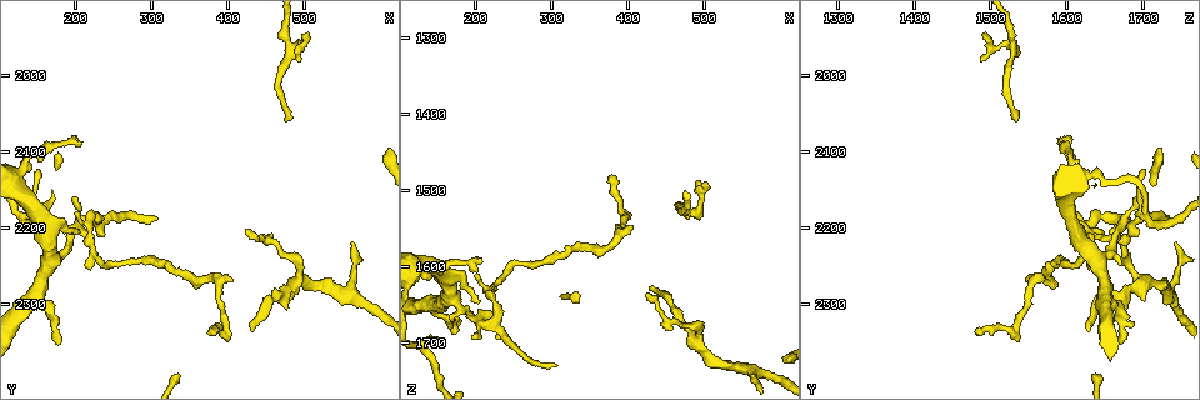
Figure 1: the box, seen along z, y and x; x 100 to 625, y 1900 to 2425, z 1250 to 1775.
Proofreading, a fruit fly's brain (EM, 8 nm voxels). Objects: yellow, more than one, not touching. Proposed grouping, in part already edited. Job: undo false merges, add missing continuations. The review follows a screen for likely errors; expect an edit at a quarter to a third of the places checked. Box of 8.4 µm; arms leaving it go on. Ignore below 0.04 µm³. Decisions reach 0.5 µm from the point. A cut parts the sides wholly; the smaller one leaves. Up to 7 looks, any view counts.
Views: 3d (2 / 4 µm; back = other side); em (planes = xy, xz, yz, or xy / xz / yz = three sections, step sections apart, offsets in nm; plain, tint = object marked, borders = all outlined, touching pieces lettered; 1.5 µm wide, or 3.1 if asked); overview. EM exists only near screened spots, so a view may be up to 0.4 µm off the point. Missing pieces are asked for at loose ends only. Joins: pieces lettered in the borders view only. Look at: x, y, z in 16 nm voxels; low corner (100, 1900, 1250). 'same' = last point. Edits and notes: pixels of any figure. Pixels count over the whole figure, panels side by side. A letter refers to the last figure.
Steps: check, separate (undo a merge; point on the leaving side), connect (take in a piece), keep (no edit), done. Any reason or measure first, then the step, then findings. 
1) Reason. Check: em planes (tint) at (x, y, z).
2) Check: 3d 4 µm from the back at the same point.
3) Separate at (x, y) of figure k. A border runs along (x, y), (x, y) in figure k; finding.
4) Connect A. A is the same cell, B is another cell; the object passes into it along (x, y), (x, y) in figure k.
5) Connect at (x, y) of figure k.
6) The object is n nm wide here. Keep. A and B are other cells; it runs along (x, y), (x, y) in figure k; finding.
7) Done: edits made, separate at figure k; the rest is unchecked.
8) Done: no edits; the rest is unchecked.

Thin end. Check: 3d 2 µm at (175, 2355, 1665).

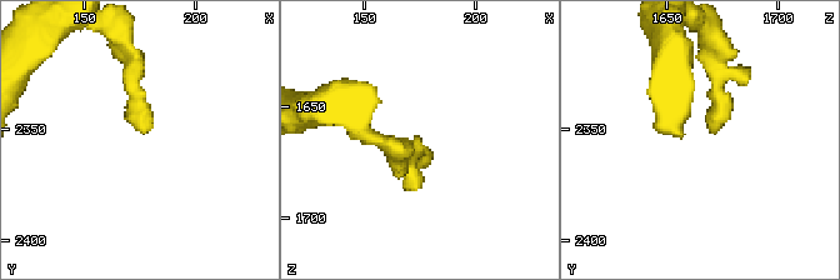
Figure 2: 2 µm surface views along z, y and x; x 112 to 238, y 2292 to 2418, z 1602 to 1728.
Now the EM. Check: em planes (borders) at (176, 2351, 1668).

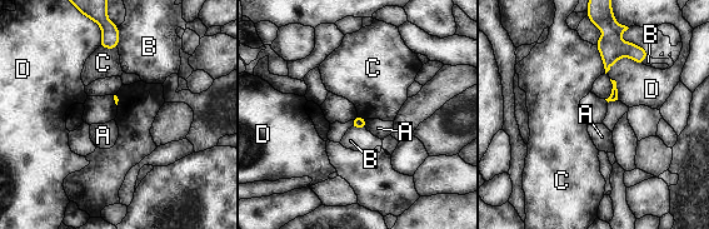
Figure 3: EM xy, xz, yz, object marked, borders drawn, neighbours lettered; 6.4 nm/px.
Keep. A, B, C and D are other cells; a border runs along (595, 44), (605, 73) in figure 3; none of them fits.

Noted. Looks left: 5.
Branch stops here. Check: em xz step 4 (borders) at (305, 2185, 1735).

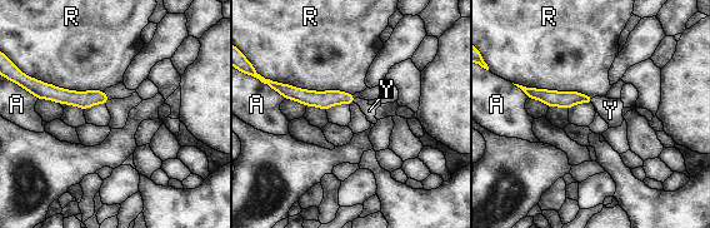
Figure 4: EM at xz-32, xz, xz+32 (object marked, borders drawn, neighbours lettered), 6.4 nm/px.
Connect Y. Y is the same cell, A and R are other cells; the object passes into it along (566, 99), (593, 100), (610, 110) in figure 4; the cell continues.

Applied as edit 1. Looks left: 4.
See it whole again. Check: overview.

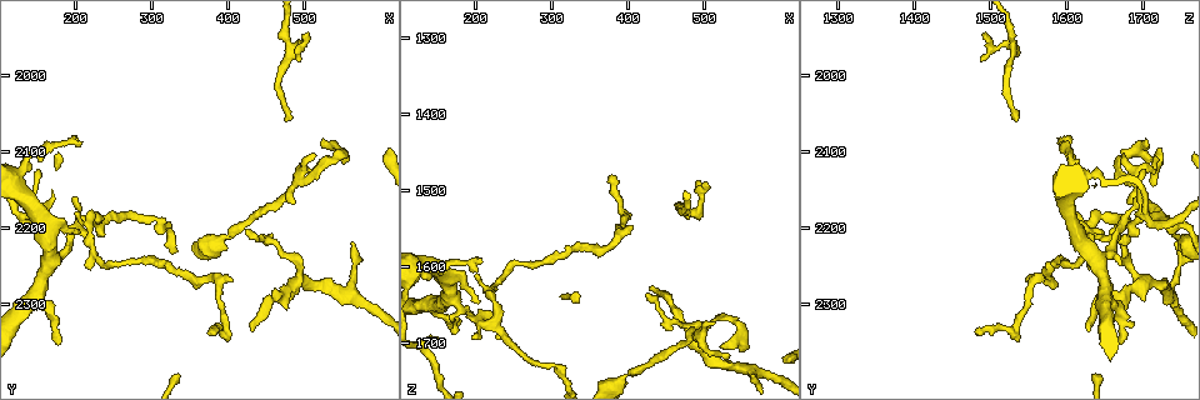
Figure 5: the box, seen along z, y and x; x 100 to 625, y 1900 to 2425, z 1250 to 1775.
Free end. Check: 3d 4 µm at (155, 2125, 1705).

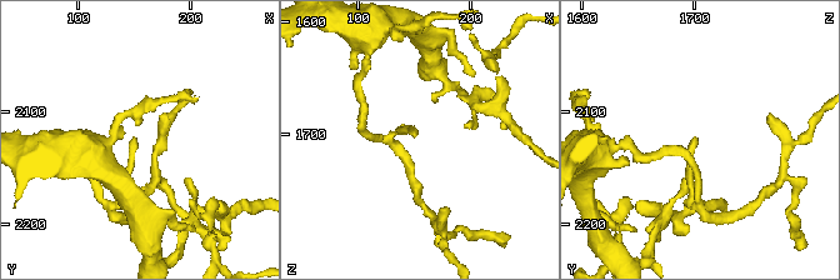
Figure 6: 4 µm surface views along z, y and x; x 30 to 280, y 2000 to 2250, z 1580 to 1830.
Now the EM. Check: em planes (borders) at (154, 2122, 1702).

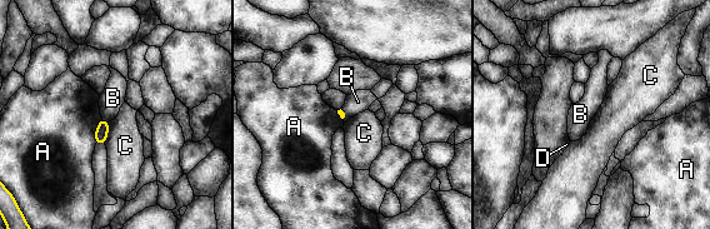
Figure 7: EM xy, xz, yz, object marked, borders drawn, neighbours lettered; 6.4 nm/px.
The longest contact is with A, 180 nm. Keep. A, B, C and D are other cells; a border runs along (109, 122), (105, 144) in figure 7; none of them fits.

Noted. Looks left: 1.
Done: edits made, connect at figure 4; the rest is unchecked.

